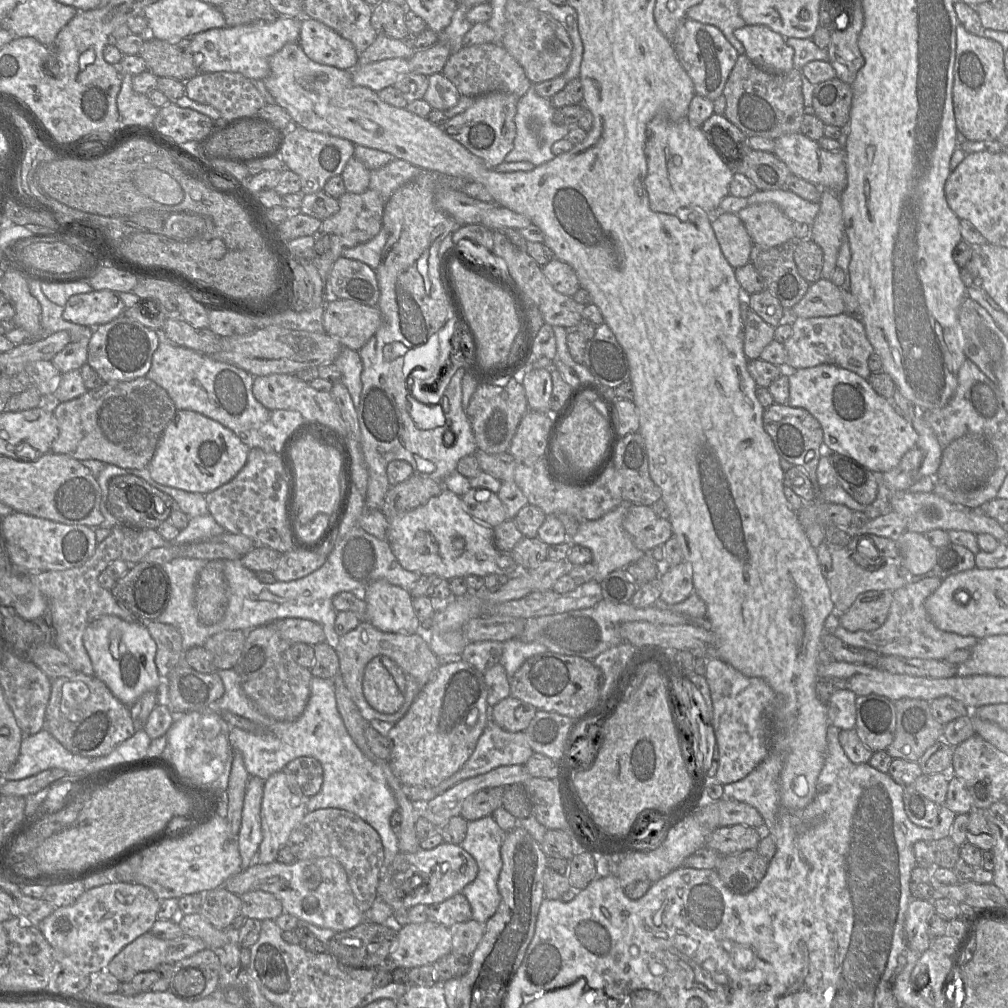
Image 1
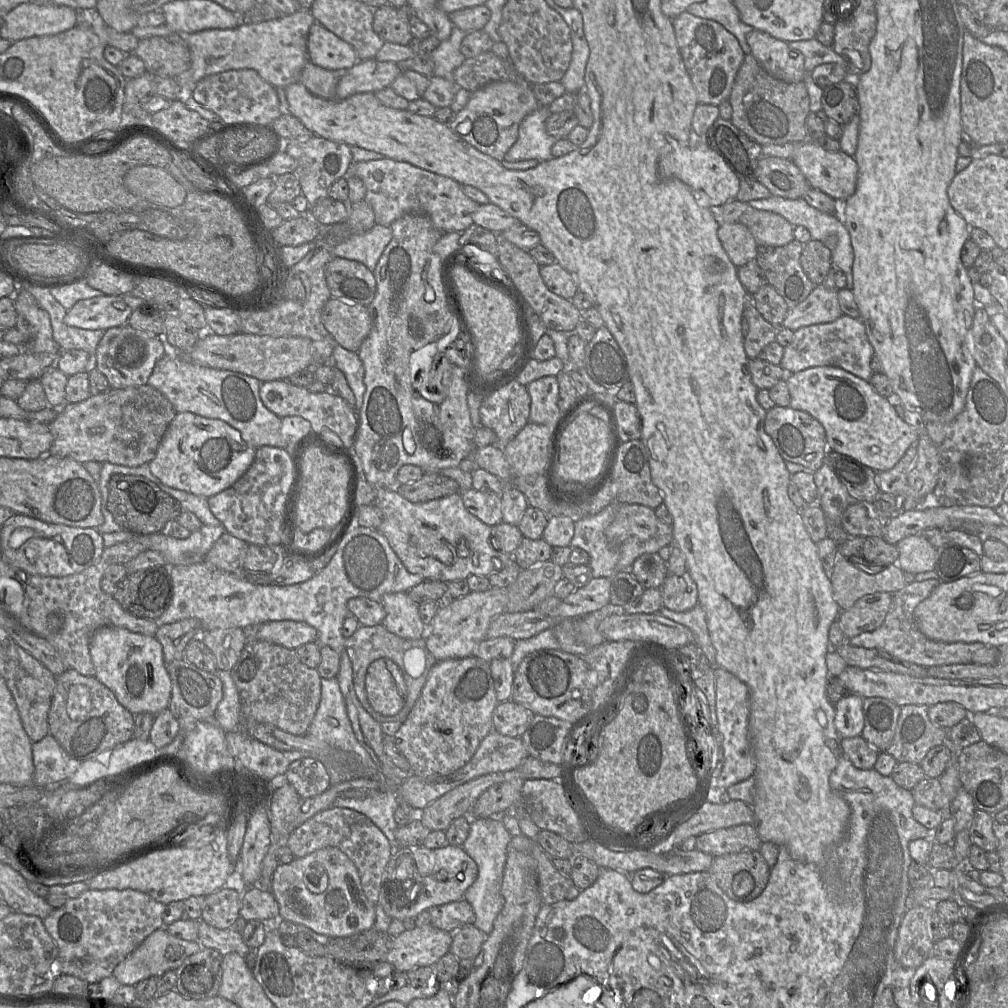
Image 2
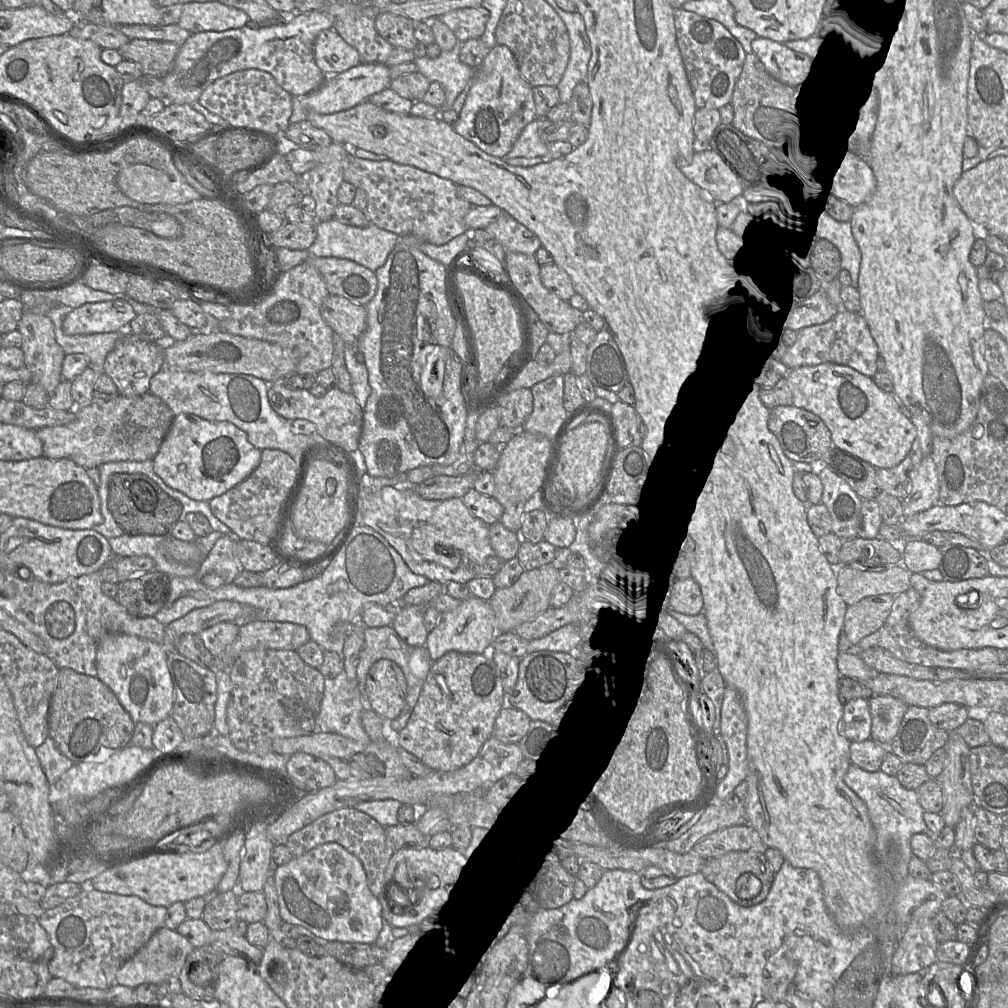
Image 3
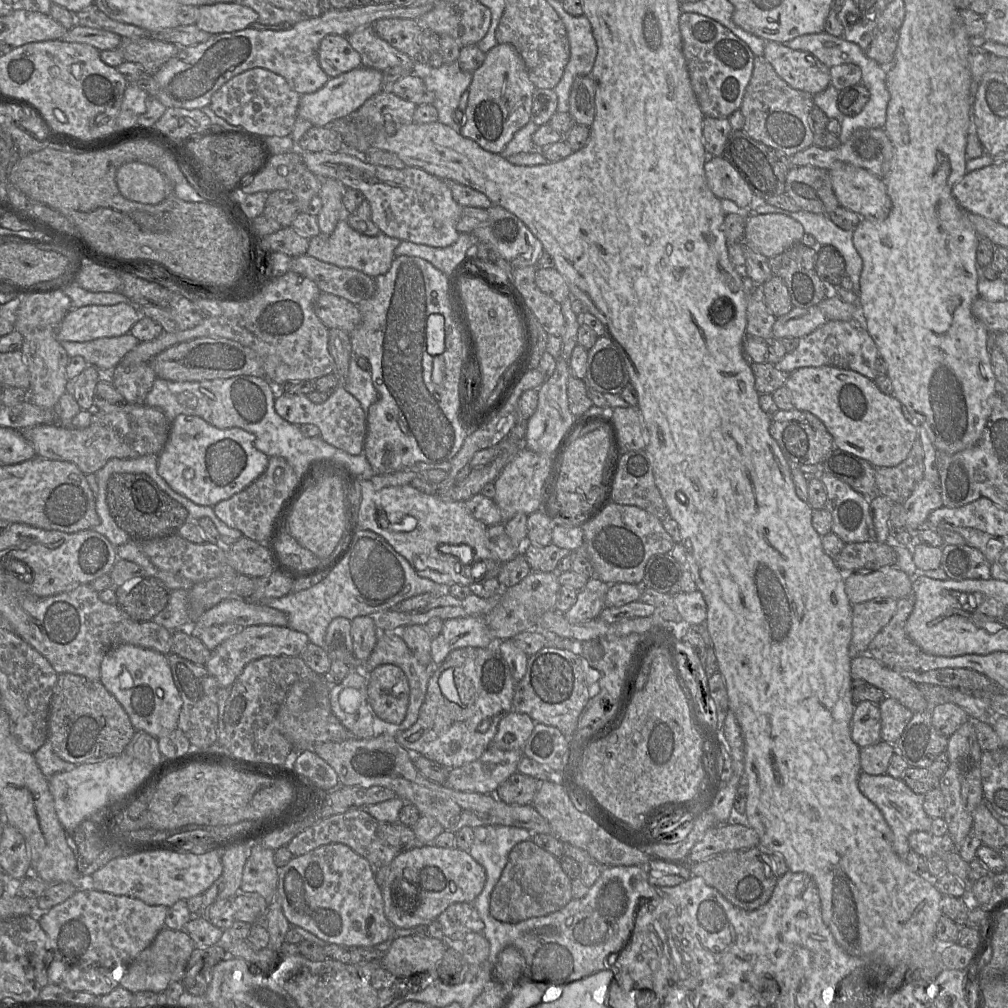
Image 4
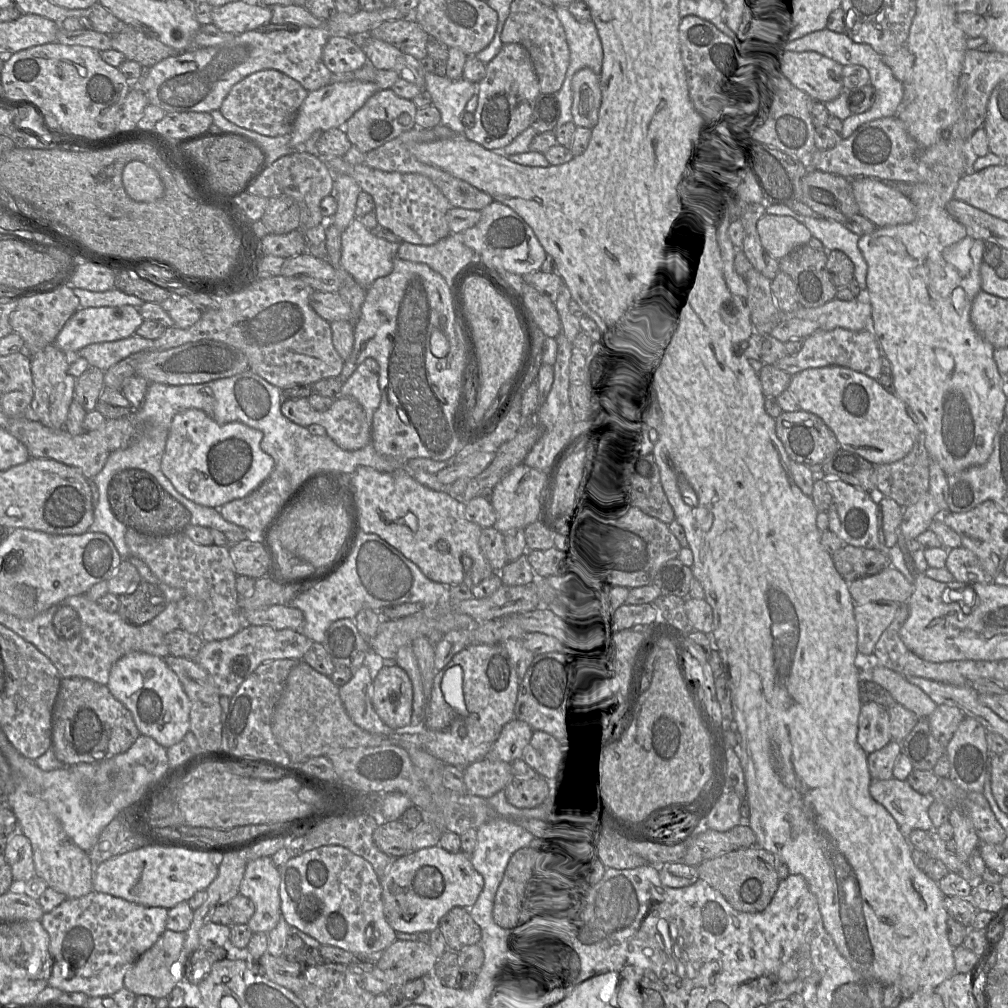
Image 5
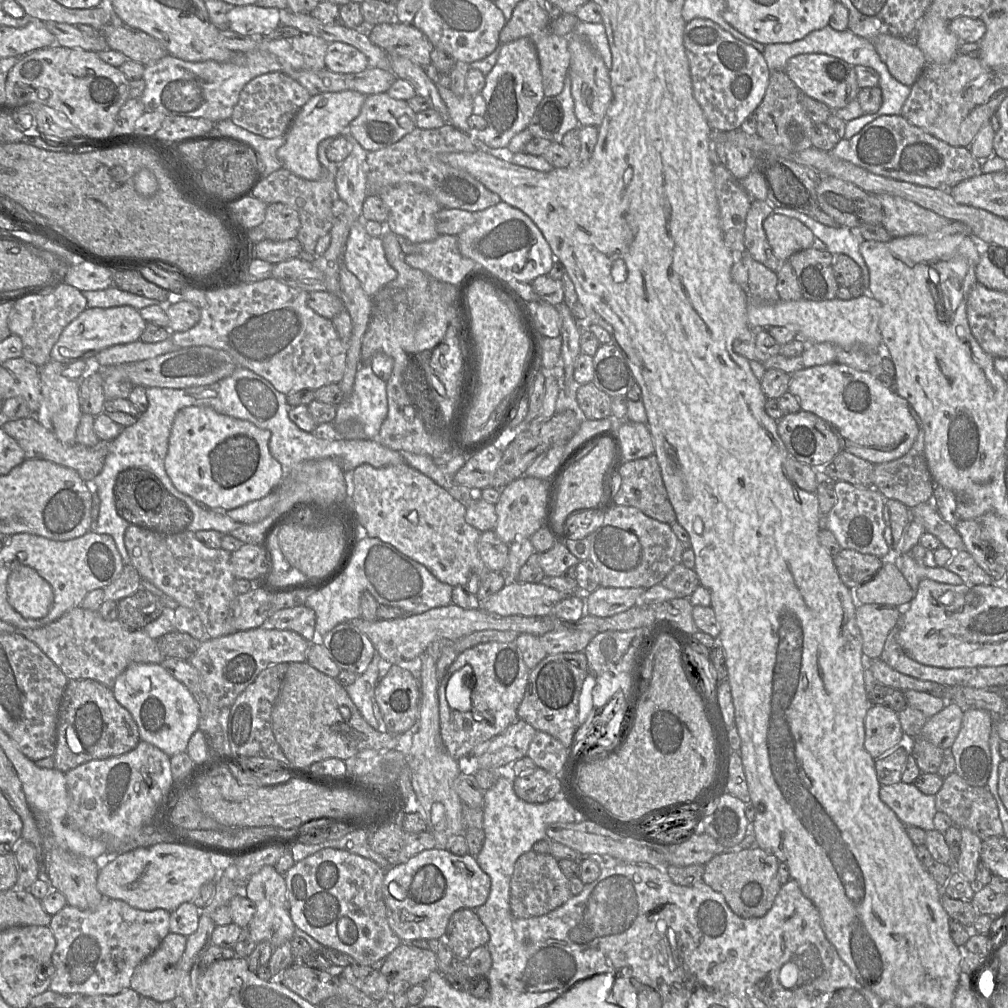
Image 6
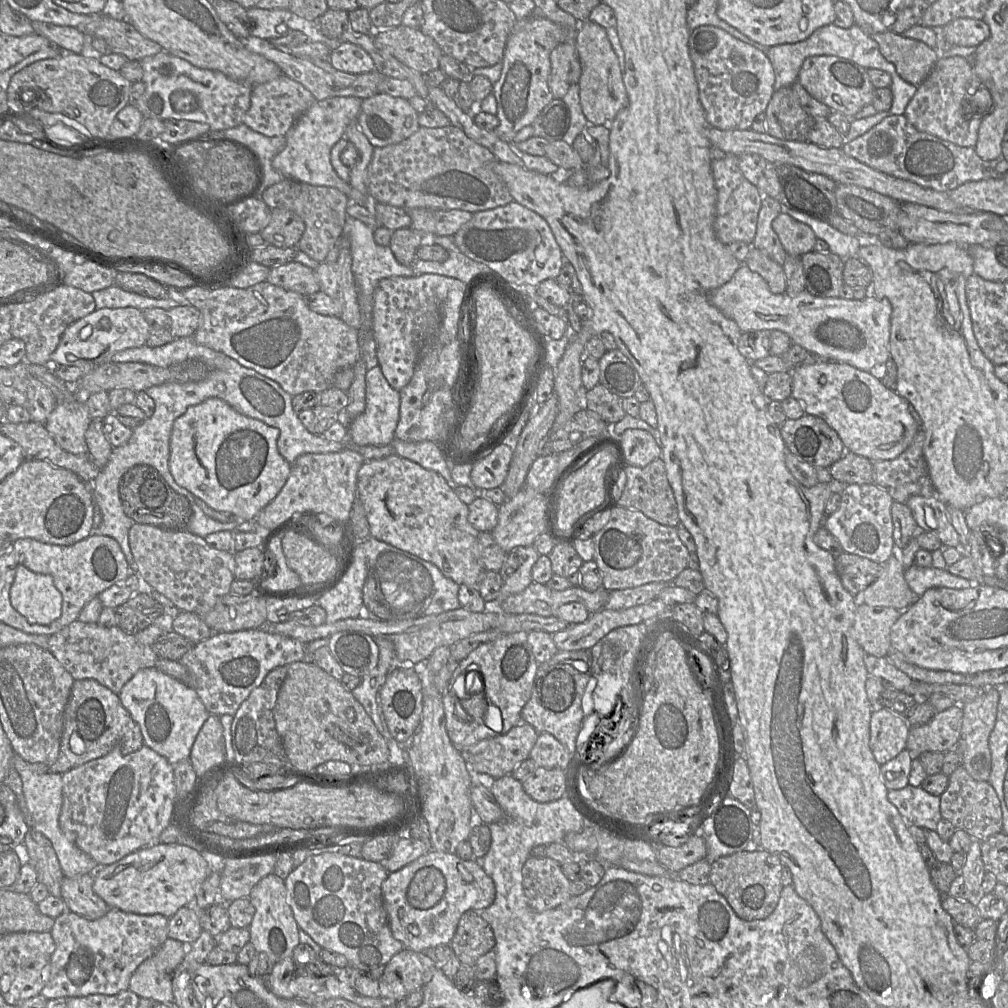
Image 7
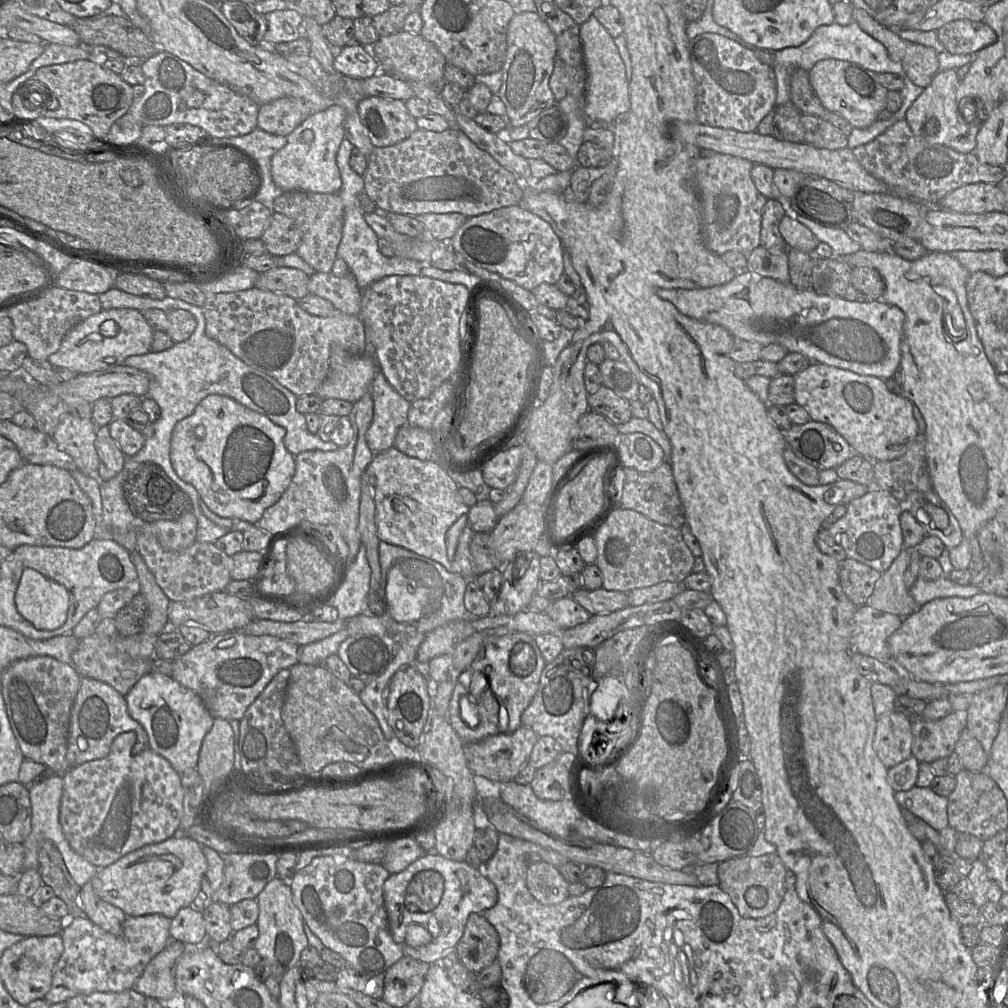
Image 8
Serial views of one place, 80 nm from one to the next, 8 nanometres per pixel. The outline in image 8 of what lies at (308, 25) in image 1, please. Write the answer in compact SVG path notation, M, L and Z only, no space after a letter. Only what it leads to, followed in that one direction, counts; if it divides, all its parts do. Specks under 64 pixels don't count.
M356 43L334 51L334 67L343 75L367 79L380 72L380 64L368 47Z

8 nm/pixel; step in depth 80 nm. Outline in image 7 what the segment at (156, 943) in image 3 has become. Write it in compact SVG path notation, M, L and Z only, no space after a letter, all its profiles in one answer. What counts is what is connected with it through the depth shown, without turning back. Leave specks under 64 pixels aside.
M168 938L153 956L142 962L130 979L129 990L140 998L174 1002L173 975L186 955L186 945Z

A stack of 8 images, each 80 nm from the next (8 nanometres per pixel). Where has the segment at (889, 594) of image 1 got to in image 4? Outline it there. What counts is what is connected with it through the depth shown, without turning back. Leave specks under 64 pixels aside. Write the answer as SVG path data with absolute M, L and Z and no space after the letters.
M875 598L852 605L851 643L860 652L866 652L870 642L888 624L897 607L893 598Z

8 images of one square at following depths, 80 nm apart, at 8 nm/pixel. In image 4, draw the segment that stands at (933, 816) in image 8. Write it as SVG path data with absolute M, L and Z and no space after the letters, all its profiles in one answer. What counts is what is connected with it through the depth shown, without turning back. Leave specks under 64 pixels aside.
M862 772L858 778L858 788L882 813L893 833L893 849L905 861L910 851L910 834L915 831L932 833L932 818L923 808L924 795L913 792L900 778L893 778L887 774L870 775Z

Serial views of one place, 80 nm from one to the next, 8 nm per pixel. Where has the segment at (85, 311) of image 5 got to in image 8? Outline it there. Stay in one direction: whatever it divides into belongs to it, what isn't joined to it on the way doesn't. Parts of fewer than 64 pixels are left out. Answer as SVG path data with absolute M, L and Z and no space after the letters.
M131 308L102 310L74 326L63 338L59 349L48 357L53 366L66 367L77 374L104 370L112 365L123 365L126 358L151 351L154 330L147 323L142 311Z

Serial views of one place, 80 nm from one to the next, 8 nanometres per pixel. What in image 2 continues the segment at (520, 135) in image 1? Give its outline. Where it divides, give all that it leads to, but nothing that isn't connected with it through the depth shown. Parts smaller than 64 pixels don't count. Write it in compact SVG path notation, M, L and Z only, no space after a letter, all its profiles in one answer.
M543 106L527 115L519 125L518 139L506 153L504 161L535 159L544 162L552 159L551 149L561 138L551 136L546 131L546 121L550 115L548 107Z

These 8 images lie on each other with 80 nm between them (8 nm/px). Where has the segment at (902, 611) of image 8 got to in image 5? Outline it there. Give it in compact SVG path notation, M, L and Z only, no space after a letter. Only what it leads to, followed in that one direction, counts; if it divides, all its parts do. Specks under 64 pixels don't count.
M893 566L875 575L856 579L848 584L848 588L855 605L882 600L904 604L914 591L913 584Z

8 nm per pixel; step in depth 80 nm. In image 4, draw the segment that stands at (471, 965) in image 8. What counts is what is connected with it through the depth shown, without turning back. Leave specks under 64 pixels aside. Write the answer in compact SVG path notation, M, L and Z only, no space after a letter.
M473 903L451 904L438 917L444 935L454 944L463 943L469 936L483 934L484 923Z

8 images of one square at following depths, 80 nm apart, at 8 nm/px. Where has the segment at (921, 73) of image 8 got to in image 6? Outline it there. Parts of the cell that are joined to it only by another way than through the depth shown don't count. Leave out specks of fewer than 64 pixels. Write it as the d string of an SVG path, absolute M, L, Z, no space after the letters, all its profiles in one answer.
M880 34L872 41L891 75L906 86L913 85L927 66L924 53L914 41L888 34Z

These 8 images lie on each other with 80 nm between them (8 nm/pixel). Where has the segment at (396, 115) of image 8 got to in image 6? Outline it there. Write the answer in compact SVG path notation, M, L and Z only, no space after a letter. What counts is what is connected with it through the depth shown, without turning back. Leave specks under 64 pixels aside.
M387 92L373 94L366 97L359 115L350 123L347 133L351 134L366 151L379 150L398 142L411 133L417 127L416 114L405 100L394 99Z

